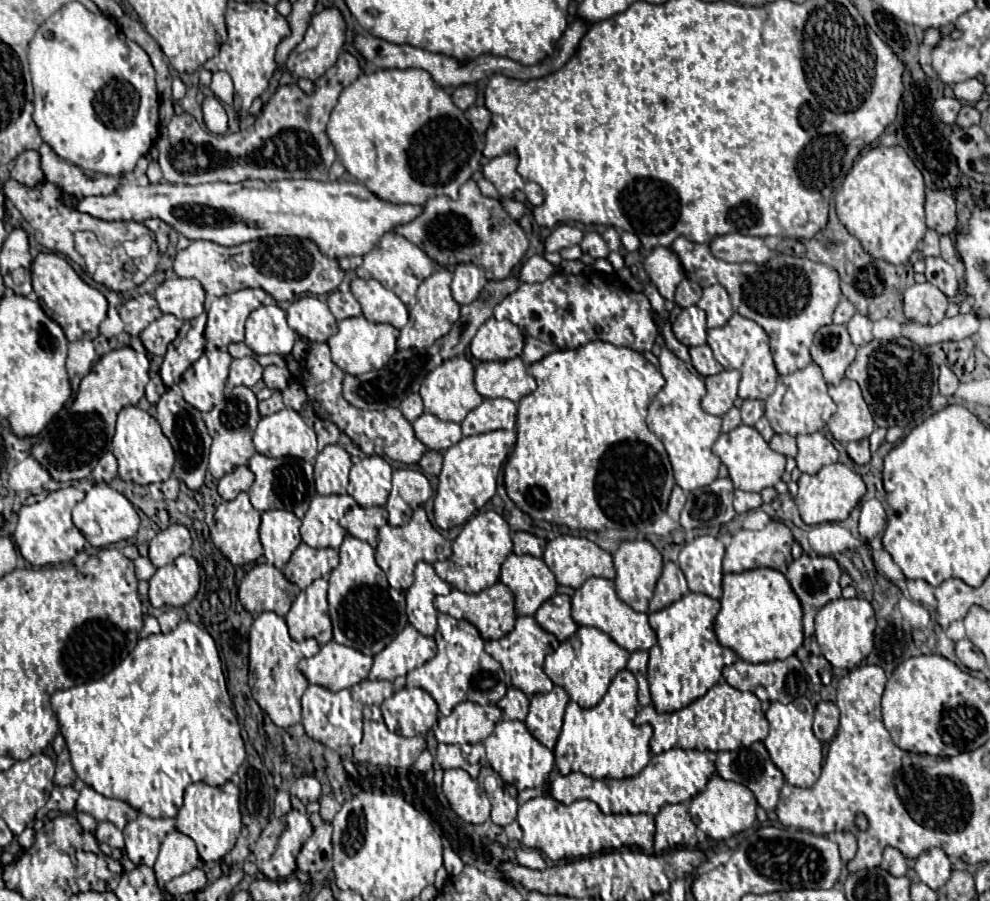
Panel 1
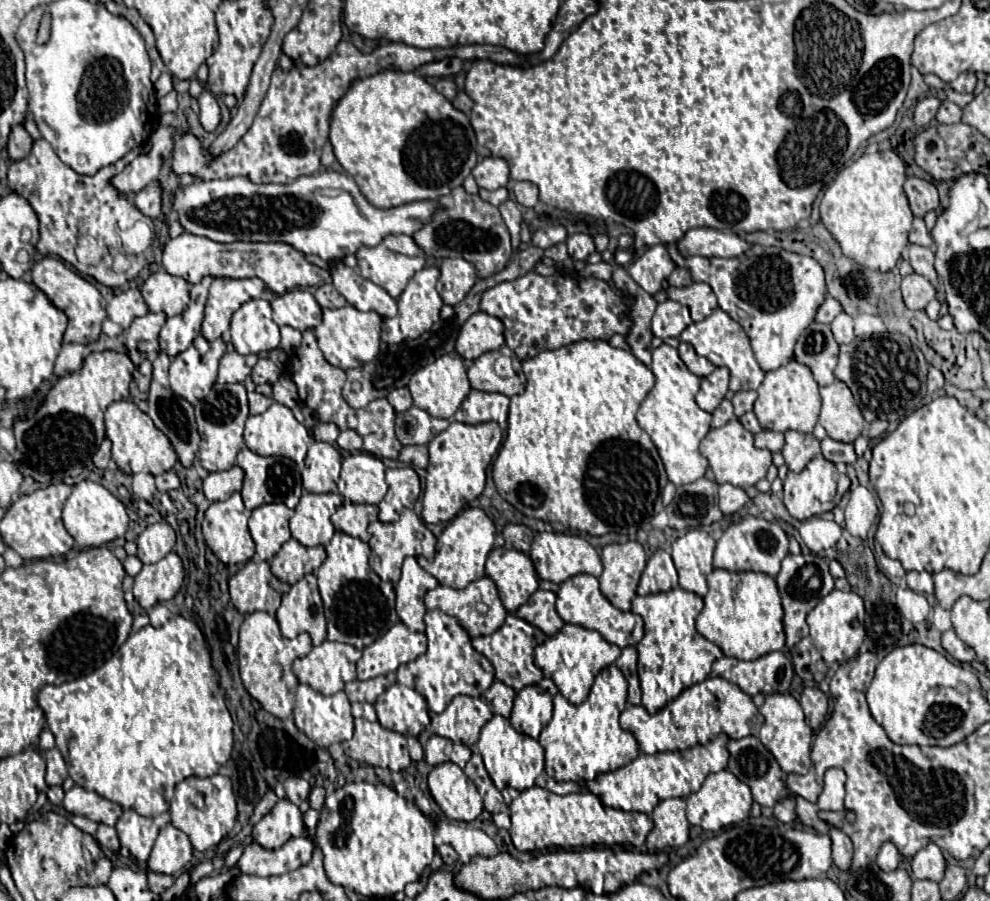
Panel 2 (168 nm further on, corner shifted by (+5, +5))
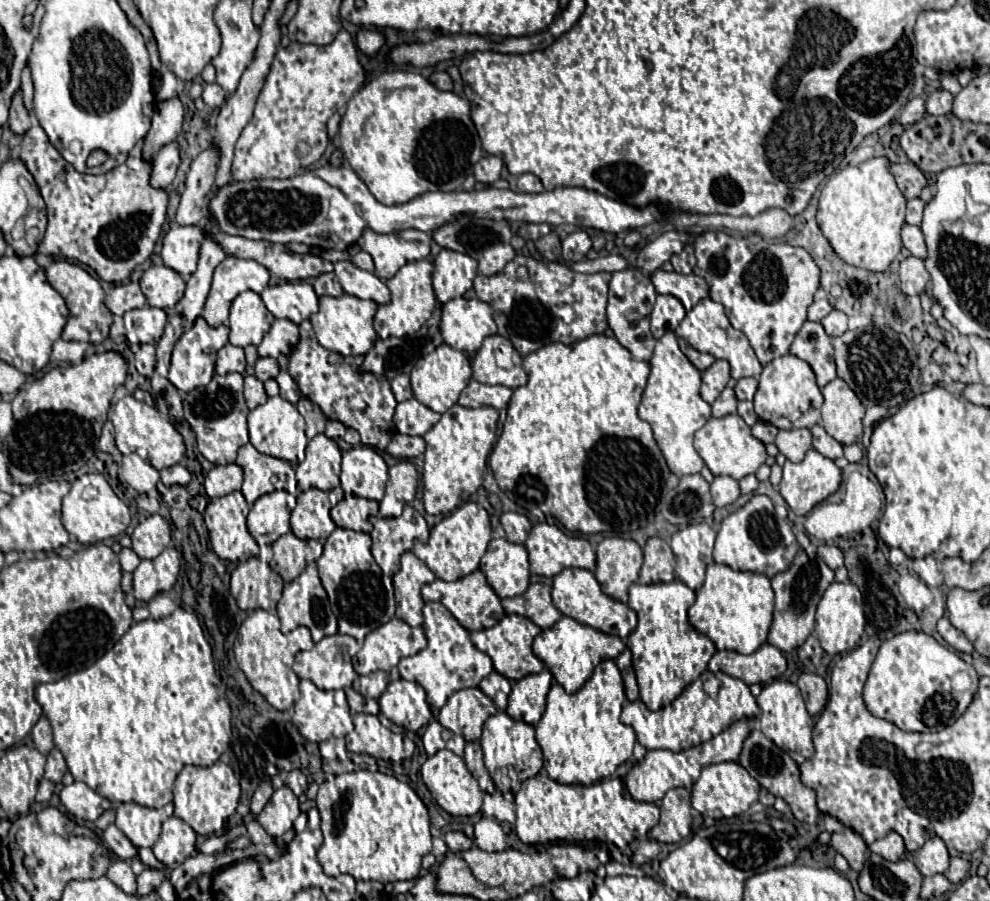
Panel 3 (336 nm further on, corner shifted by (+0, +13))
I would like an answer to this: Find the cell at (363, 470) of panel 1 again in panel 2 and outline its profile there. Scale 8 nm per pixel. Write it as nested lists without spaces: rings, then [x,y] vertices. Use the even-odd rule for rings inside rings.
[[[369,452],[349,454],[343,460],[341,480],[347,486],[343,496],[357,504],[379,504],[387,494],[385,464]]]

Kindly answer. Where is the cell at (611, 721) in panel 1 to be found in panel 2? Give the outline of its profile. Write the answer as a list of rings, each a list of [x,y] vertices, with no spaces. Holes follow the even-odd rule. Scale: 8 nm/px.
[[[615,664],[597,674],[587,698],[587,706],[585,702],[575,706],[557,694],[553,700],[553,718],[539,736],[539,744],[545,748],[545,772],[557,782],[579,782],[617,770],[635,760],[639,756],[639,744],[629,730],[619,726],[619,714],[625,710],[625,704],[627,680]]]

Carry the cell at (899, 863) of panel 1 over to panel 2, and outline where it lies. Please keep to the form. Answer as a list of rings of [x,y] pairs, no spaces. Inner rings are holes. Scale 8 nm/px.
[[[885,842],[885,844],[881,846],[879,854],[877,854],[877,866],[879,866],[881,870],[885,870],[885,872],[891,872],[891,870],[895,870],[895,868],[899,866],[899,860],[901,860],[901,854],[899,854],[899,850],[895,848],[895,844]]]

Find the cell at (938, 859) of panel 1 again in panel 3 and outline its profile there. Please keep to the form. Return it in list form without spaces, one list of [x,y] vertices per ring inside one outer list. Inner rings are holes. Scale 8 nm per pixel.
[[[930,838],[918,852],[916,852],[916,868],[924,876],[944,874],[948,870],[948,850],[940,838]]]

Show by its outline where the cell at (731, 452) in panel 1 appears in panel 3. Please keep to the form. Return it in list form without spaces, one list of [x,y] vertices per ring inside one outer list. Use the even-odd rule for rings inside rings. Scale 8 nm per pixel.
[[[738,414],[724,418],[710,418],[694,434],[694,448],[714,476],[732,476],[734,480],[754,474],[758,466],[762,466],[768,458],[764,444],[750,434],[750,428],[744,424],[744,420],[740,420]]]

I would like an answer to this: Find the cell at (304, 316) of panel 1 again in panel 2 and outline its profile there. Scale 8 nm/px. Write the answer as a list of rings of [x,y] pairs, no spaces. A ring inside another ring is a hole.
[[[291,290],[271,302],[273,320],[279,326],[291,326],[301,332],[317,328],[323,318],[323,310],[309,290]]]

